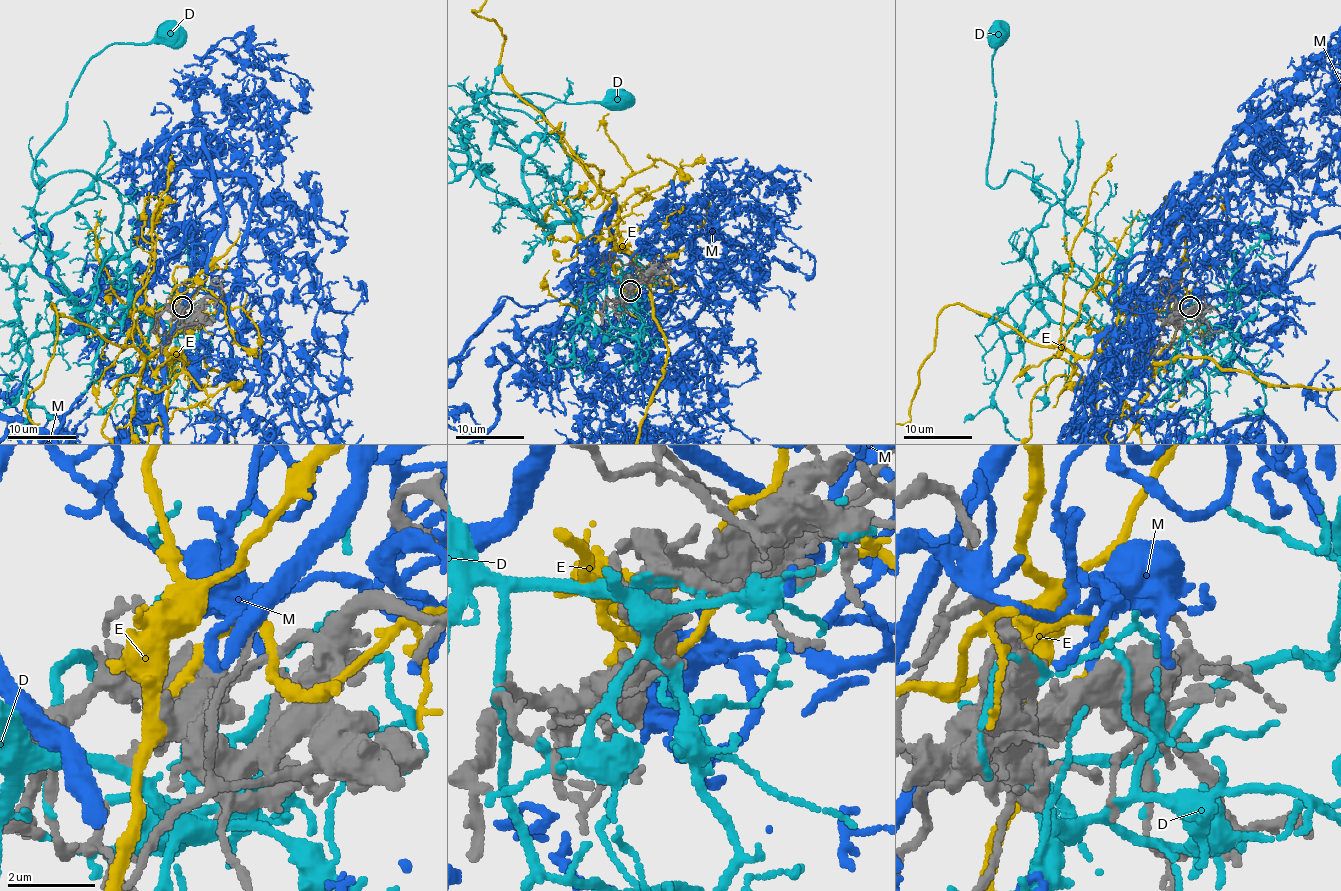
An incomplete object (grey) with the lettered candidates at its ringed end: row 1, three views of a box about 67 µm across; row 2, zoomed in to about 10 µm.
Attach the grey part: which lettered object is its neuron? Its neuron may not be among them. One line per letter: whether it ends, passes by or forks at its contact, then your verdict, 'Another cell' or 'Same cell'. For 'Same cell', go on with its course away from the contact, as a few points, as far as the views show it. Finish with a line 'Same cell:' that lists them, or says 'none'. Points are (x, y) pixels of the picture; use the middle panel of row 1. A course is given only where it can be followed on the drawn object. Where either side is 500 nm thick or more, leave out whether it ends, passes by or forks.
D: Another cell
E: Another cell
M: Same cell
Same cell: M

